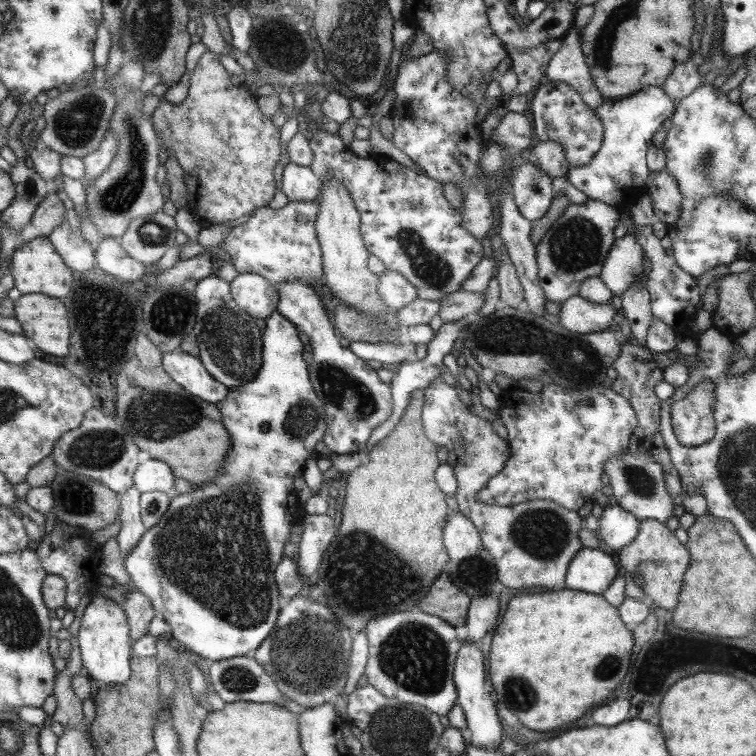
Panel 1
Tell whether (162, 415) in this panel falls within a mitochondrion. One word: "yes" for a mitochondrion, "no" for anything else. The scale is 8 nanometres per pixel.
yes

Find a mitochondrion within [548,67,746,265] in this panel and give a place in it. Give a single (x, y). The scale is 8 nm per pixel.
(706, 162)

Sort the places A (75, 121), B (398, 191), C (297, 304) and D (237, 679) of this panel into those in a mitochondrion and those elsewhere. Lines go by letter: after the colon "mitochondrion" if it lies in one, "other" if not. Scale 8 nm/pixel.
A: mitochondrion
B: other
C: other
D: mitochondrion

